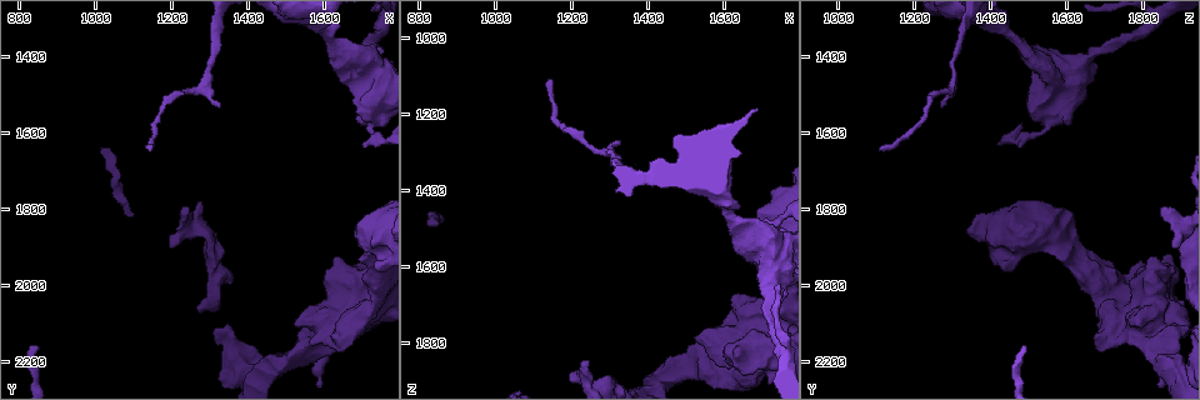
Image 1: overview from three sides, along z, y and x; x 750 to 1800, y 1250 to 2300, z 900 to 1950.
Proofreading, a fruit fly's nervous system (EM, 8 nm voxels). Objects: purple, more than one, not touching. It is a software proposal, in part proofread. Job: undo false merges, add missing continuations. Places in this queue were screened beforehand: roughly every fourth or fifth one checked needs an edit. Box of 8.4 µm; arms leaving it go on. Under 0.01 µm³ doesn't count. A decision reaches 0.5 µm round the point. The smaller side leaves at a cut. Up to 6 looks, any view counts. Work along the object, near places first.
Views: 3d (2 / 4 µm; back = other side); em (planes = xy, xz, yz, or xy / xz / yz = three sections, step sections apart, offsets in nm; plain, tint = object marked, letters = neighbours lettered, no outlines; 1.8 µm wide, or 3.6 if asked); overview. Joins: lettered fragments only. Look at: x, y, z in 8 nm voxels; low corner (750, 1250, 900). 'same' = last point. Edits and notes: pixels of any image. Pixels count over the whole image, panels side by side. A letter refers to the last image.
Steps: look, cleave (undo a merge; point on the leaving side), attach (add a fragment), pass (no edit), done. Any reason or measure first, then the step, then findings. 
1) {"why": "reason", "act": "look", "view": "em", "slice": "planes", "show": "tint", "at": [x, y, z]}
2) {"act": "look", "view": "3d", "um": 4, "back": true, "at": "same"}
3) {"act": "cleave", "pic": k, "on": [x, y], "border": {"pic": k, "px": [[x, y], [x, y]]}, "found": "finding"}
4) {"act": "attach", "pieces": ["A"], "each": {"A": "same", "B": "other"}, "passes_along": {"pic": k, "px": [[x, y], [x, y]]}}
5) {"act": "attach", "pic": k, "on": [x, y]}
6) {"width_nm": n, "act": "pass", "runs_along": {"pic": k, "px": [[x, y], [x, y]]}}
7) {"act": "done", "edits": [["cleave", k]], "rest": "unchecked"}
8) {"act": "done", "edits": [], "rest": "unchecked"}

{"why": "branch stops here", "act": "look", "view": "em", "slice": "xz", "step": 4, "show": "letters", "at": [1250, 1800, 1845]}

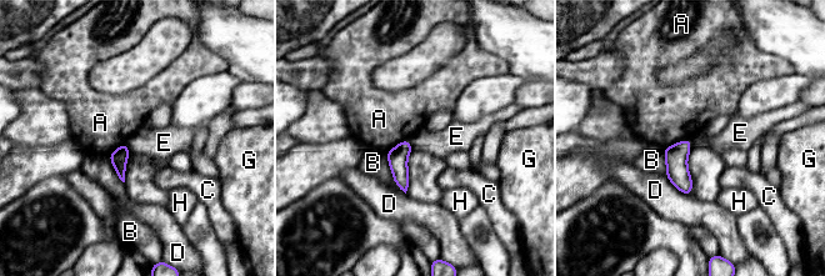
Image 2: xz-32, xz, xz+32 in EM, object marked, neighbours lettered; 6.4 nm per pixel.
{"act": "pass", "each": {"A": "other", "B": "other", "C": "other", "D": "other", "E": "other", "G": "other", "H": "other"}, "found": "no lettered fragment goes on from it"}

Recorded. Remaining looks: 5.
{"why": "stops while still wide", "act": "look", "view": "3d", "um": 4, "at": [1735, 1950, 1430]}

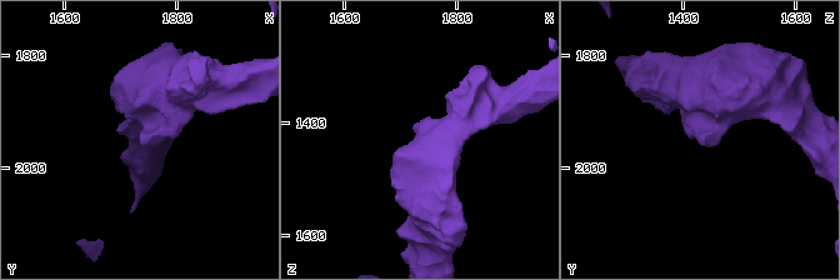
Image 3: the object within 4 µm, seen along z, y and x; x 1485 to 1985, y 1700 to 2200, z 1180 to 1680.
{"act": "look", "view": "em", "slice": "xz", "step": 4, "show": "letters", "at": [1735, 1955, 1430]}

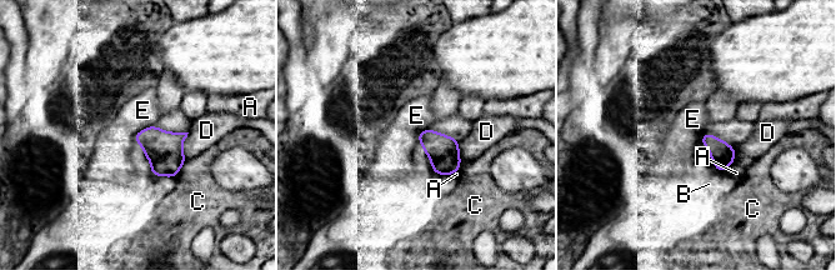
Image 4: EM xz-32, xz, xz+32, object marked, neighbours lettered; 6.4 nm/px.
{"act": "pass", "each": {"A": "other", "B": "other", "C": "other", "D": "other", "E": "other"}, "border": {"pic": 4, "px": [[154, 124], [139, 130], [133, 138]]}, "found": "no lettered fragment goes on from it"}

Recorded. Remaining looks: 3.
{"why": "abrupt turn", "act": "look", "view": "em", "um": 3.6, "slice": "planes", "show": "letters", "at": [1710, 1430, 1545]}

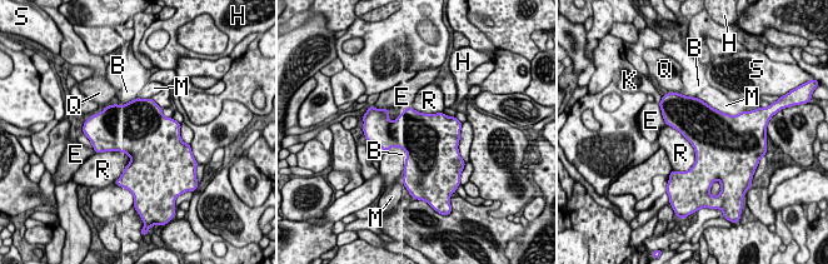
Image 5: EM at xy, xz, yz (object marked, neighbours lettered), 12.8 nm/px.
{"act": "pass", "each": {"B": "other", "E": "other", "H": "other", "K": "other", "M": "other", "Q": "other", "R": "other", "S": "other"}, "found": "one neuron here"}

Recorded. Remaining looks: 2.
{"act": "done", "edits": [], "rest": "unchecked"}

